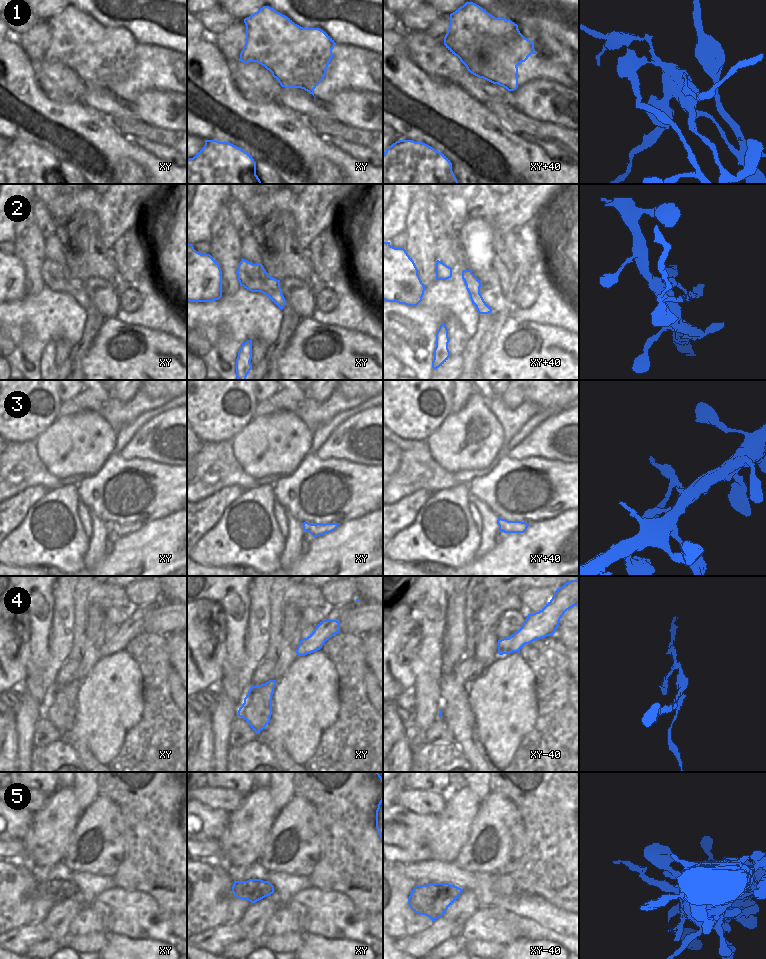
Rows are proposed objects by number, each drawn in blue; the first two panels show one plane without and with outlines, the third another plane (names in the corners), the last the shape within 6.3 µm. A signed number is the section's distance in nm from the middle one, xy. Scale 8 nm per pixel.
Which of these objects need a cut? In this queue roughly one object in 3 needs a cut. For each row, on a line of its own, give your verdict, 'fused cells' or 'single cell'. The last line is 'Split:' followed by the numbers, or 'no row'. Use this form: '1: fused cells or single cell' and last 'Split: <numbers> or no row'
1: fused cells
2: fused cells
3: fused cells
4: fused cells
5: single cell
Split: 1, 2, 3, 4

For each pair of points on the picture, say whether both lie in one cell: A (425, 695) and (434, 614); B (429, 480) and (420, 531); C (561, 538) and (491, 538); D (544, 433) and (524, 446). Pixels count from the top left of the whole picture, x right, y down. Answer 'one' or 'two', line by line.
A: one
B: two
C: two
D: one

